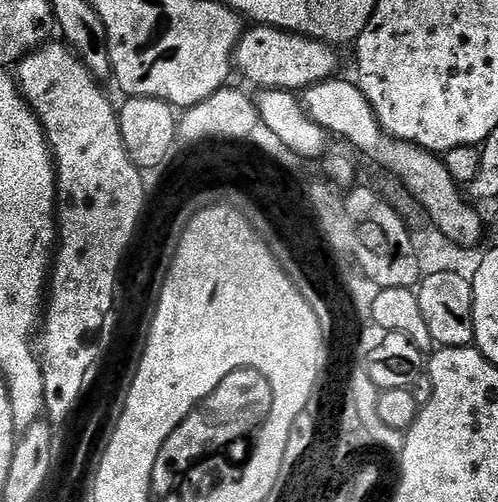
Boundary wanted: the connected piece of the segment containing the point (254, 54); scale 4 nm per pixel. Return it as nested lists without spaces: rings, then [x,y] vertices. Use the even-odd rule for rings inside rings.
[[[252,26],[240,37],[234,57],[234,68],[260,90],[283,88],[293,94],[314,86],[323,80],[331,80],[336,72],[337,49],[308,36],[284,32],[280,28]]]

